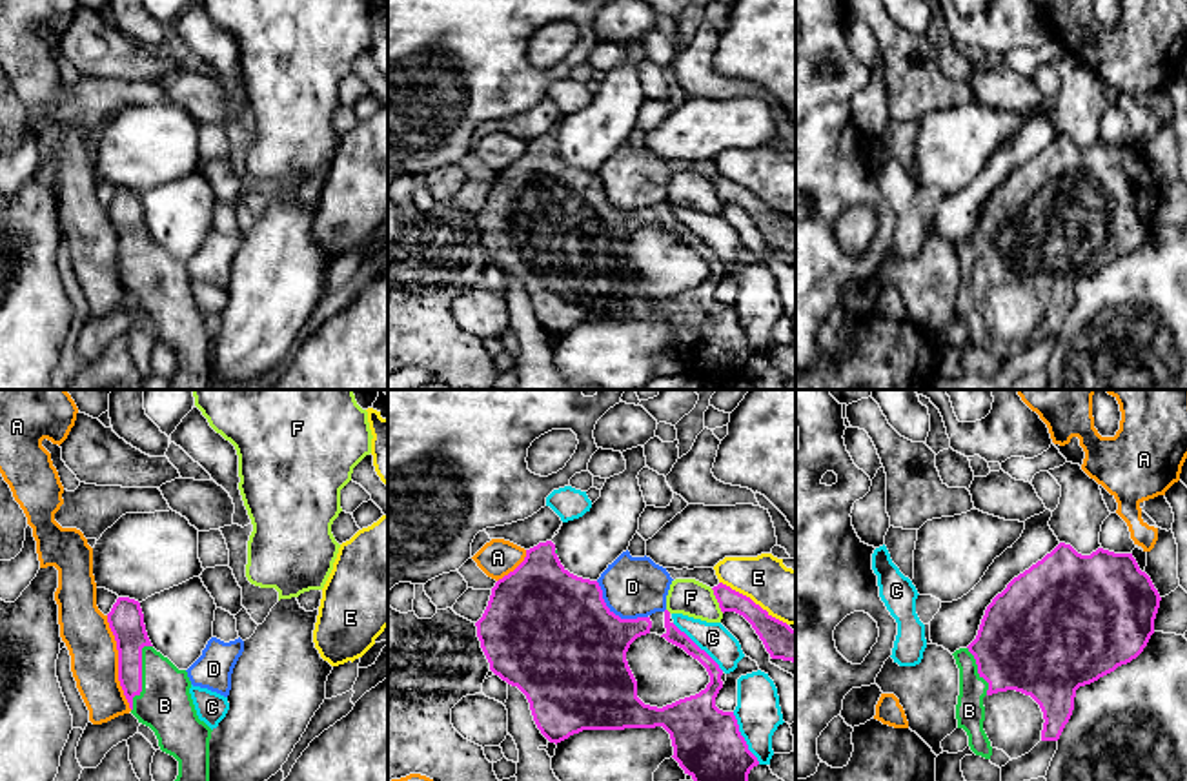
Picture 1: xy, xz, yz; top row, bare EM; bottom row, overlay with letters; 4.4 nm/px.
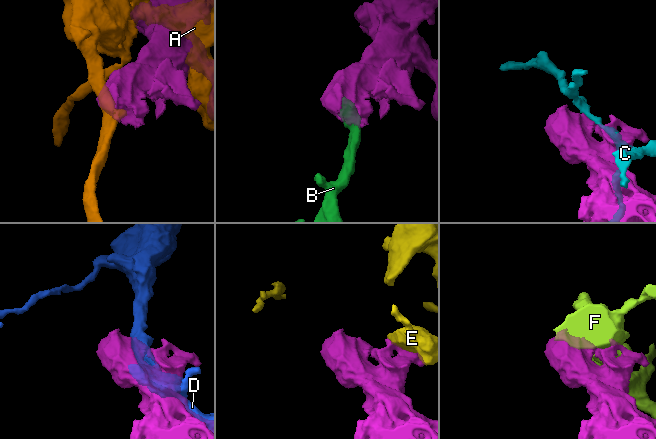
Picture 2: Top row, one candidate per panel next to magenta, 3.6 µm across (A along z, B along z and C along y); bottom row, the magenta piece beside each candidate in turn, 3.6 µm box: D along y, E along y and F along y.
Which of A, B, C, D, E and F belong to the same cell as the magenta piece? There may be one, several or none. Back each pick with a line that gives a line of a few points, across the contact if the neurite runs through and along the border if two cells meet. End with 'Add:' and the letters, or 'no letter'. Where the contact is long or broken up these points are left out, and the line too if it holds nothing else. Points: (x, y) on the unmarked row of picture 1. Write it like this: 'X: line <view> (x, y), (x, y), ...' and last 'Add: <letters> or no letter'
Add: B

